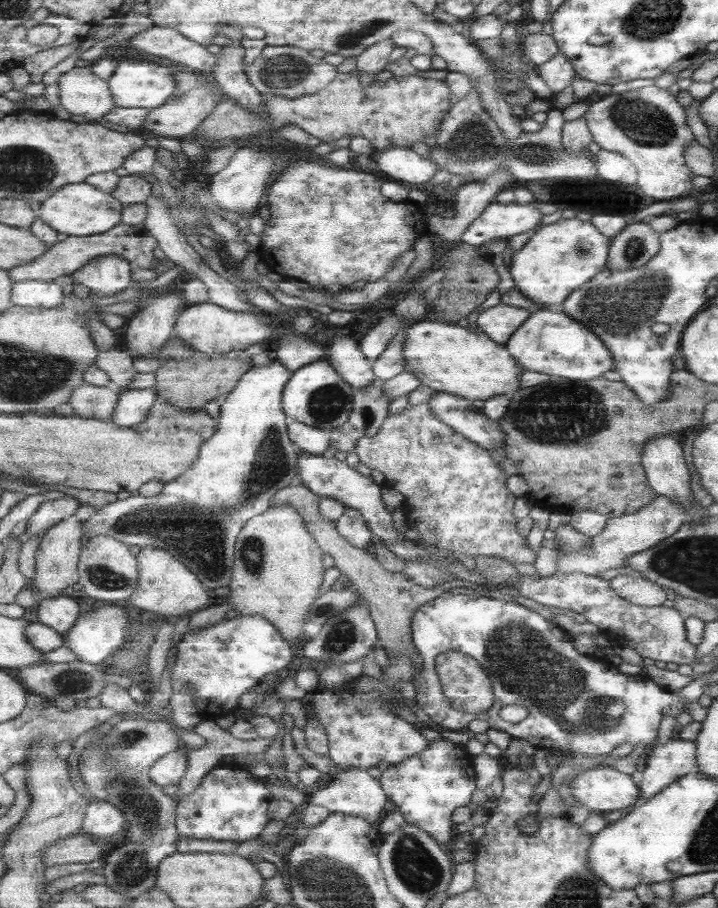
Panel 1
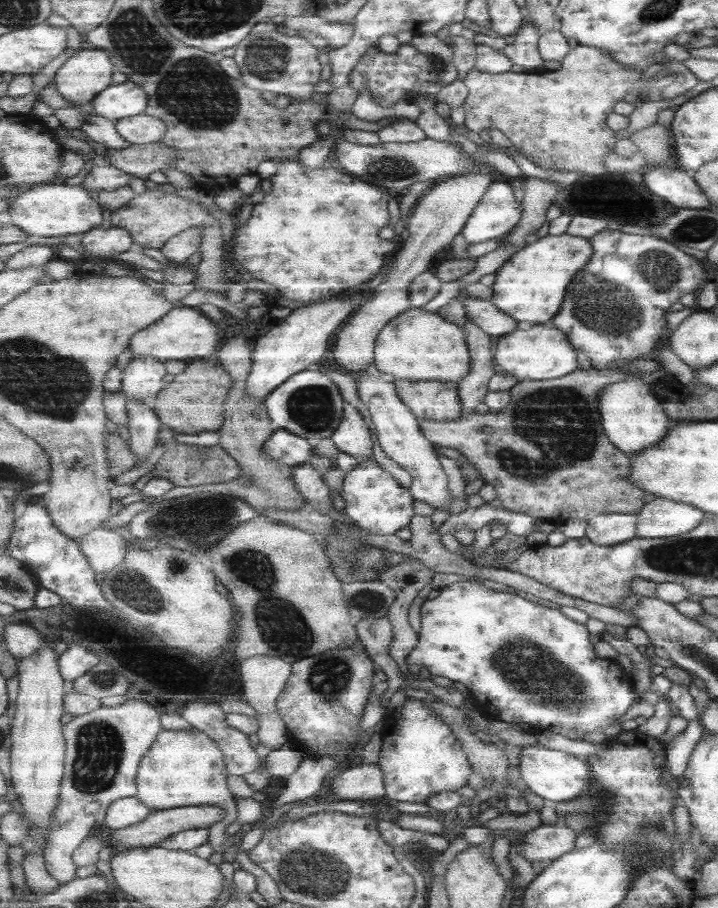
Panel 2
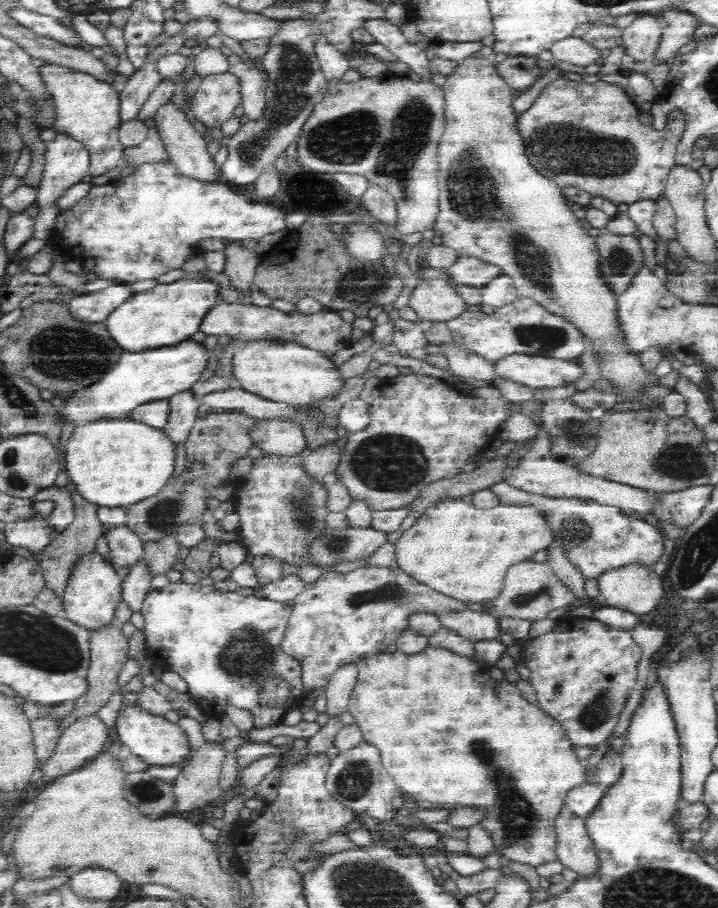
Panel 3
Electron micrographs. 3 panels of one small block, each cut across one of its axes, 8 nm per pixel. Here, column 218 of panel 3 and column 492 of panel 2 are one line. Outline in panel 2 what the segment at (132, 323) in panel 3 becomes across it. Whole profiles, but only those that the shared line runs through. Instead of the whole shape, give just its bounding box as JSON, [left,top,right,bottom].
[490,234,592,324]

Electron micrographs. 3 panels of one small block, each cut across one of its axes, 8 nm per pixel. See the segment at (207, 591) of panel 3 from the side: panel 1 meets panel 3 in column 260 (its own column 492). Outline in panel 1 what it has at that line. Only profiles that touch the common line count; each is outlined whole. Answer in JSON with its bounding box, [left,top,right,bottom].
[412,592,685,761]

